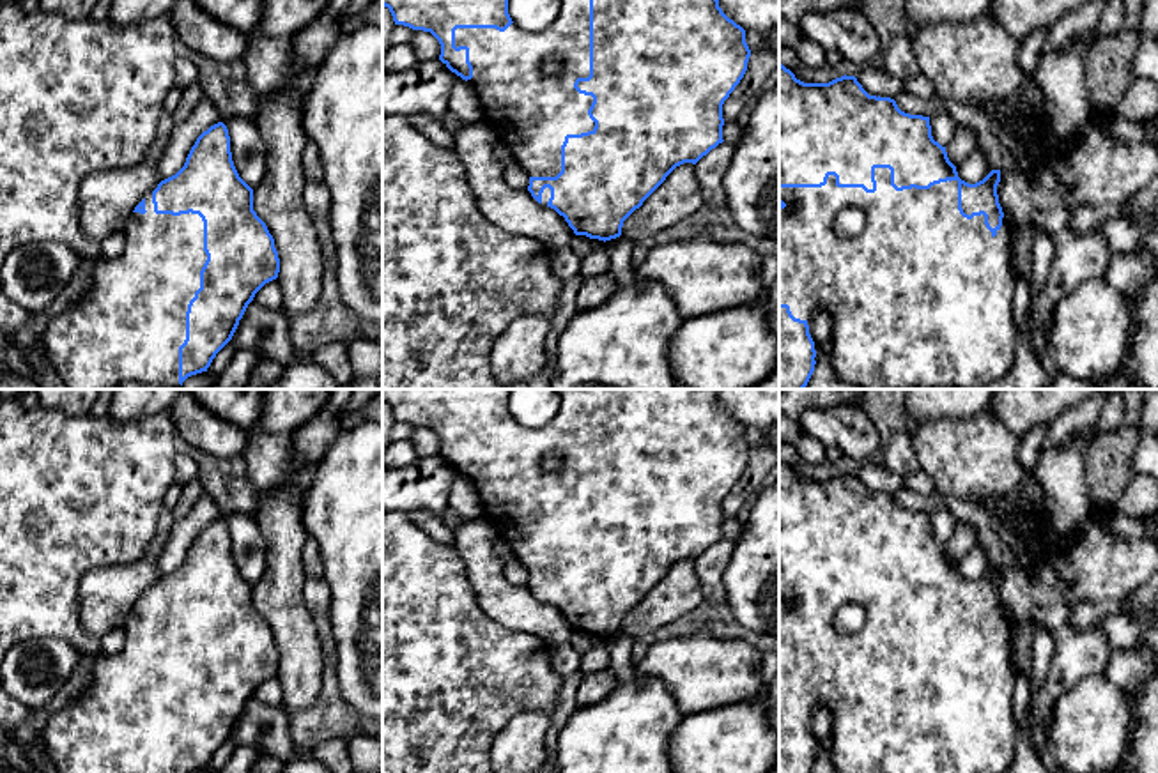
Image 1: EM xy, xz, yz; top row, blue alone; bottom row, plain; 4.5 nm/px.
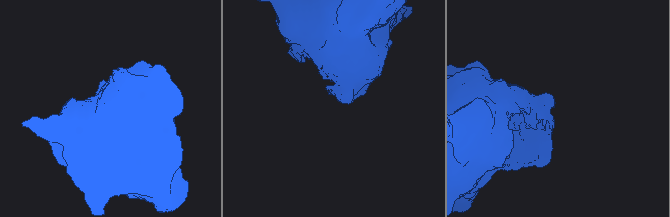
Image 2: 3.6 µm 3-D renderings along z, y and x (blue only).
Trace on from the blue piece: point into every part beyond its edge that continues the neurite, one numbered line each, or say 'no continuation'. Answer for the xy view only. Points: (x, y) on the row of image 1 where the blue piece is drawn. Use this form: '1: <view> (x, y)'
1: xy (128, 328)

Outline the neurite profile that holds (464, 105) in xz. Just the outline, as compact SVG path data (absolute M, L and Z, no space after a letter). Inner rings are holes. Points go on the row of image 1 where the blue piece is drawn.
M457 74L455 83L450 90L448 113L459 119L460 124L485 120L485 111L475 88Z

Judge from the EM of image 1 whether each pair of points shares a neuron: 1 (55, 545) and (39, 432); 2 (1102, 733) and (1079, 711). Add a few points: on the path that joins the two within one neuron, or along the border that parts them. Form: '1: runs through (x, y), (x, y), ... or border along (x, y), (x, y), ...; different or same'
1: runs through (39, 517), (39, 460); same
2: runs through (1096, 729), (1084, 717); same

